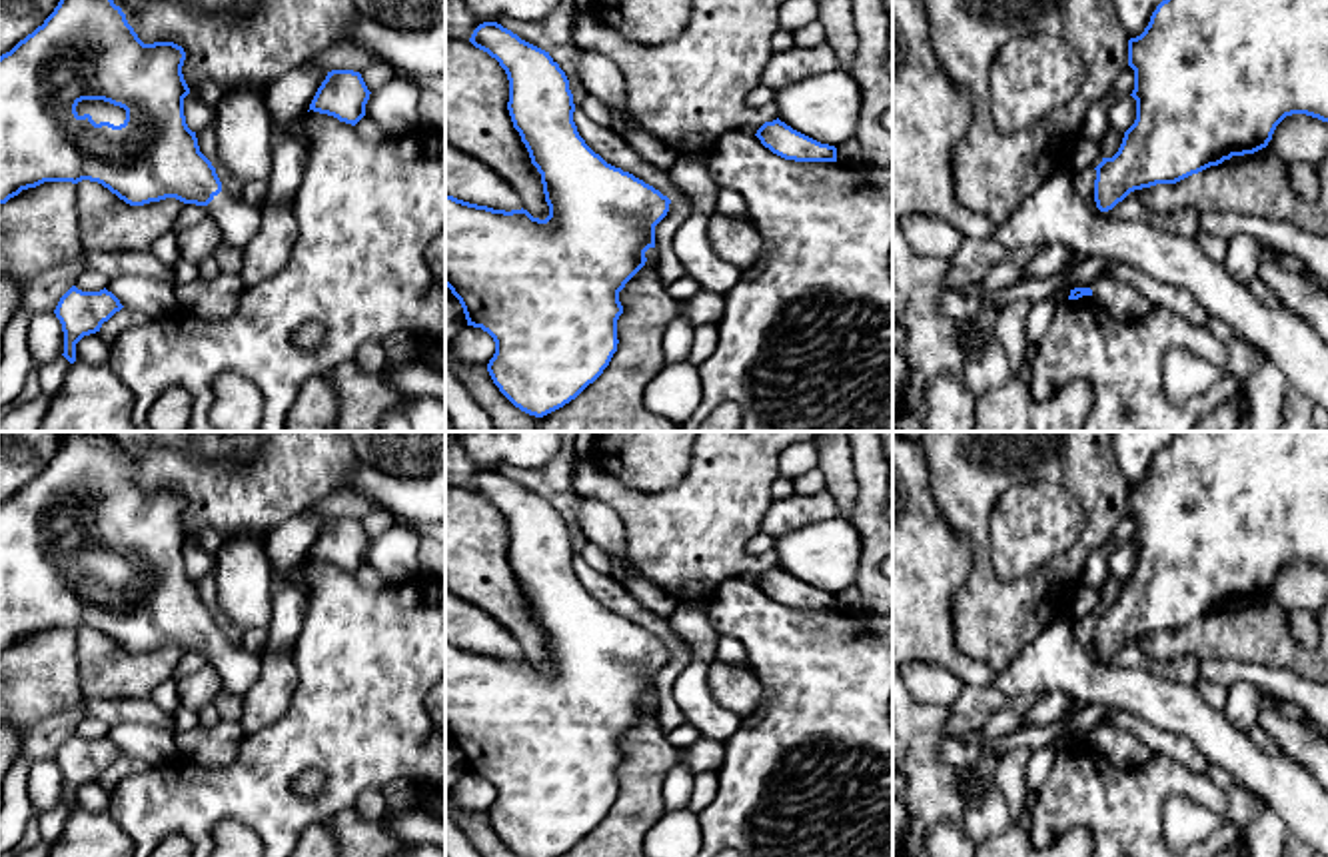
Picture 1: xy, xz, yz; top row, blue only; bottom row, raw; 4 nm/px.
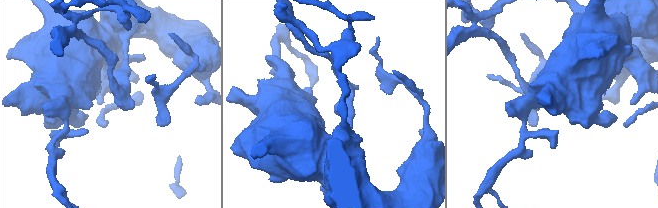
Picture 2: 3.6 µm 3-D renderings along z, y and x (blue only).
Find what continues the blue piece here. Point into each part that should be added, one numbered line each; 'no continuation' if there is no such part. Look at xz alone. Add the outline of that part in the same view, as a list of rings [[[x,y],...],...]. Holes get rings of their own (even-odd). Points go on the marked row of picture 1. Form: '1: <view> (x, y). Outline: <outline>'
no continuation

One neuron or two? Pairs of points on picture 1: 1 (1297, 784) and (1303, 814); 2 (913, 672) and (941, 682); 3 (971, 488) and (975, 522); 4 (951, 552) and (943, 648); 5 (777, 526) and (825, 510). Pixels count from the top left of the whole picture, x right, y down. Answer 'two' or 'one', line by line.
1: one
2: one
3: one
4: one
5: one

